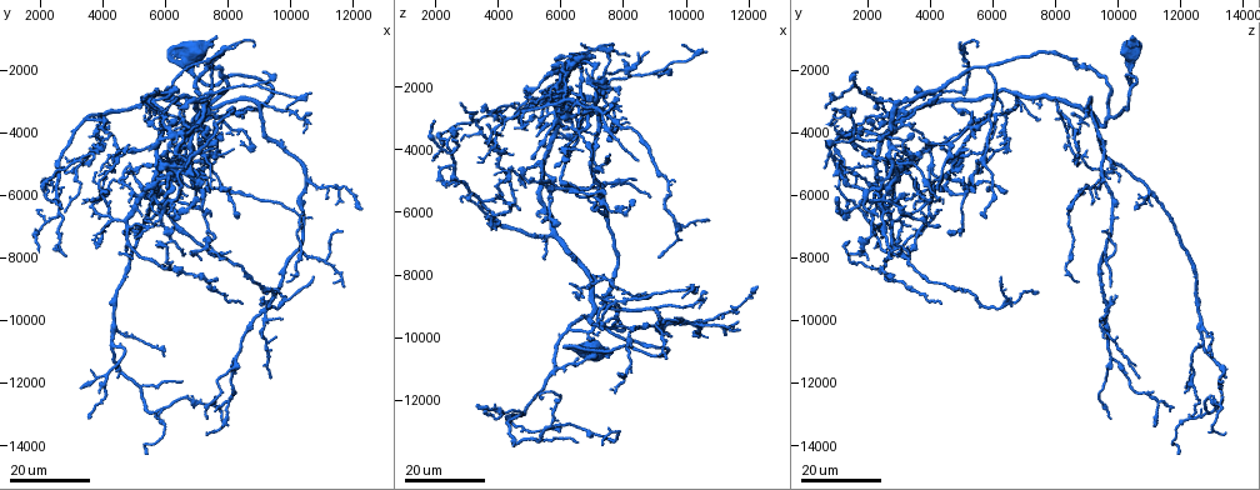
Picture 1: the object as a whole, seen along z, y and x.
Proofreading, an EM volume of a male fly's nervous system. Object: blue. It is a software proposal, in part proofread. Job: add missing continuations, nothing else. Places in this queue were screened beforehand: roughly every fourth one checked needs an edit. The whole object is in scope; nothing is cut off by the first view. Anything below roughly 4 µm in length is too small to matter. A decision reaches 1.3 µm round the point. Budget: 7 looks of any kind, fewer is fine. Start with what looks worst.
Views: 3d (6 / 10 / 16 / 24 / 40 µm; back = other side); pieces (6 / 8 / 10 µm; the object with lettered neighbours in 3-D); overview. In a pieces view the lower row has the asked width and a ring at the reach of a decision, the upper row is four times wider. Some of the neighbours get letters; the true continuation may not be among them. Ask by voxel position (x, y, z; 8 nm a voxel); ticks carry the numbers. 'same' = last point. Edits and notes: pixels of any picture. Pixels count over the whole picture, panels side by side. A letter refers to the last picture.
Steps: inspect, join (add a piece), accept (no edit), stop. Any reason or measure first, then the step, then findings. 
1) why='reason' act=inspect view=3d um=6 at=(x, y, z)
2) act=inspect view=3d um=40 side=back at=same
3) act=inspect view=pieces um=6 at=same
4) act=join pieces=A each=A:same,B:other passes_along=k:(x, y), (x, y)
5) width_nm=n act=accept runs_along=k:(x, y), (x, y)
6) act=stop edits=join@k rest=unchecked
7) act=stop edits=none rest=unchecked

why='branch stops here' act=inspect view=3d um=16 at=(6300, 3800, 5100)

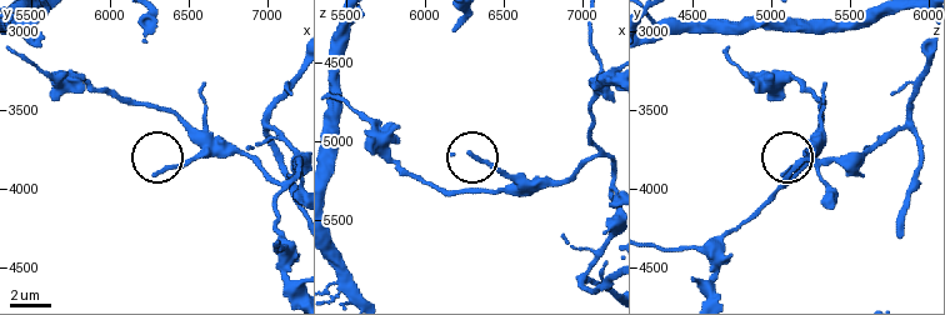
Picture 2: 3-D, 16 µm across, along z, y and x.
why='see the neighbours' act=inspect view=pieces um=8 at=(6300, 3920, 5080)

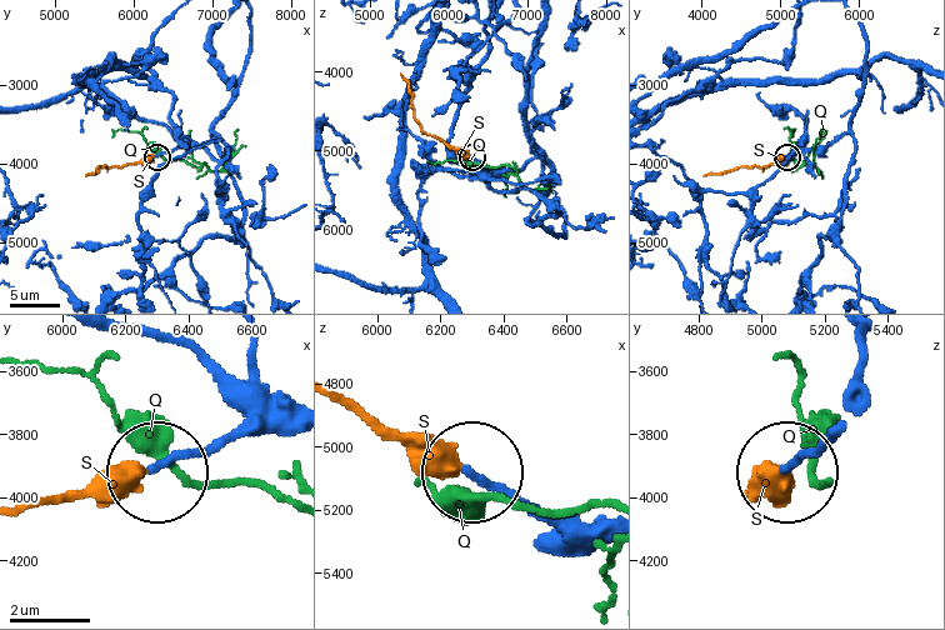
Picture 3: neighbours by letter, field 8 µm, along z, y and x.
act=join pieces=S each=Q:other,S:same passes_along=3:(258, 428), (110, 471), (69, 499), (29, 501) found='it goes on there'

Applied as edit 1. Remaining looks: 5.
why='tapers out' act=inspect view=3d um=24 at=(8700, 3200, 800)

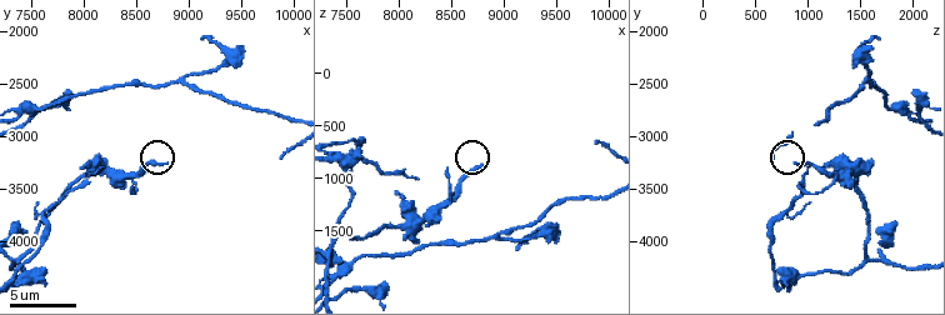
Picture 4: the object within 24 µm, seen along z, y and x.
act=inspect view=pieces um=10 at=(8800, 3280, 880)

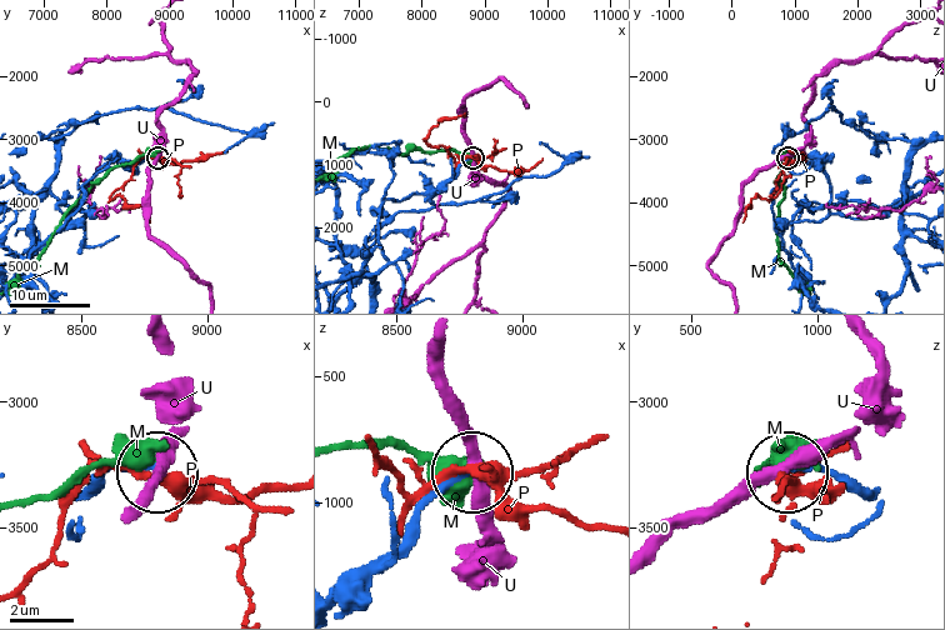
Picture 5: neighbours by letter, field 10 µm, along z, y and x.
width_nm=160 act=accept each=M:other,P:other,U:other found='none of them fits'

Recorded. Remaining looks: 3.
why='free end' act=inspect view=3d um=24 at=(10700, 3400, 8500)

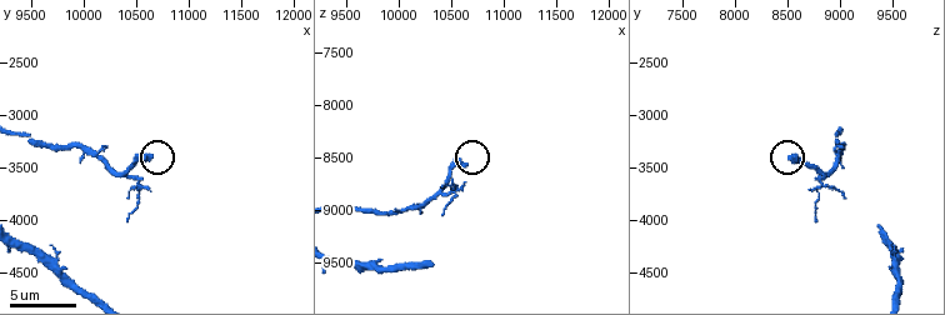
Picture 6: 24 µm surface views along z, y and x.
act=inspect view=3d um=10 at=(10640, 3380, 8600)

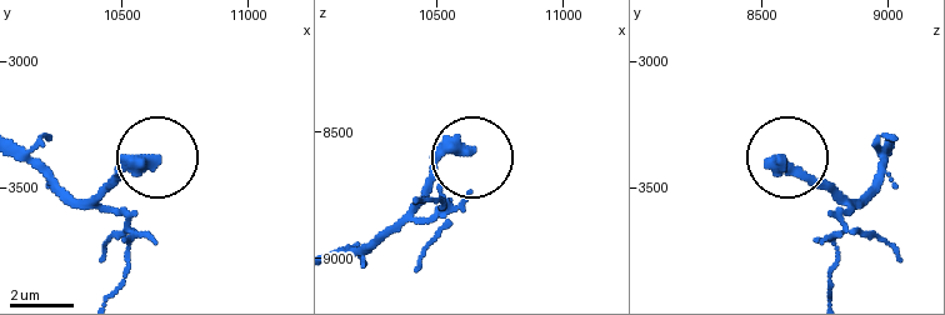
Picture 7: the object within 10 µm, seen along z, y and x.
act=inspect view=pieces um=6 at=(10640, 3390, 8580)

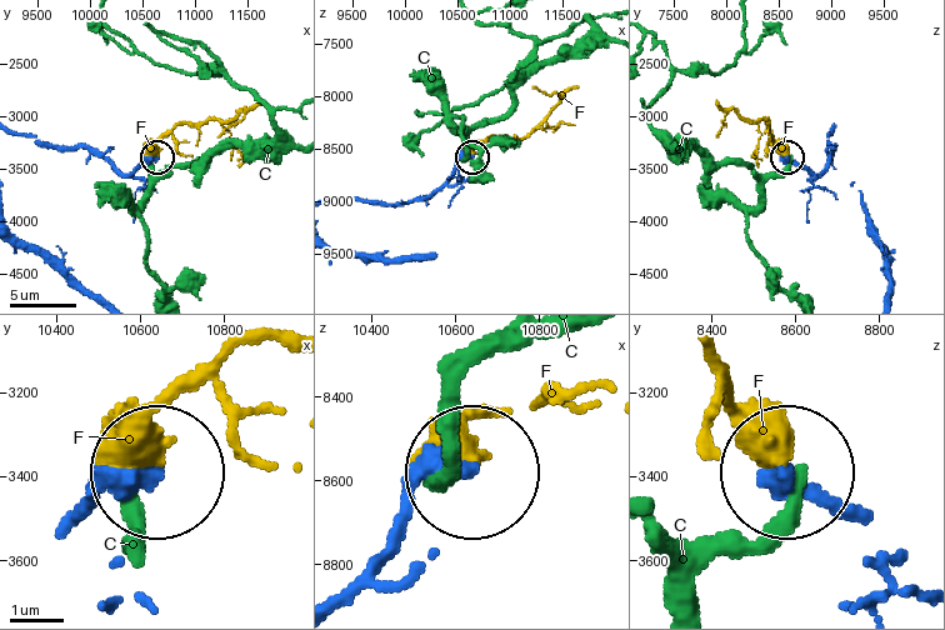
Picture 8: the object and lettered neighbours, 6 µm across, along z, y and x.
width_nm=380 act=join pieces=F each=C:other,F:same passes_along=8:(120, 173), (133, 171), (179, 125), (243, 111), (218, 136) found='it goes on there'

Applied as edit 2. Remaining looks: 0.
act=stop edits=join@3,join@8 rest=unchecked

